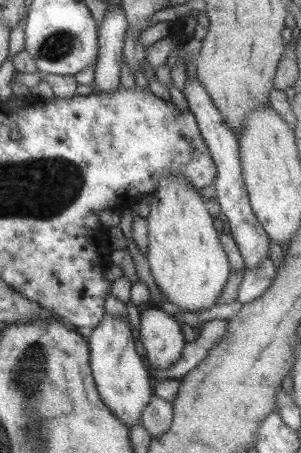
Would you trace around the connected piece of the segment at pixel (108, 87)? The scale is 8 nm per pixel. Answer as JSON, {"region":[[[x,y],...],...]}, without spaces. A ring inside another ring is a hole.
{"region":[[[109,3],[102,26],[98,29],[100,50],[98,50],[95,79],[92,84],[96,93],[114,92],[121,86],[120,66],[123,62],[123,47],[129,23],[126,14],[120,8],[121,4]]]}

